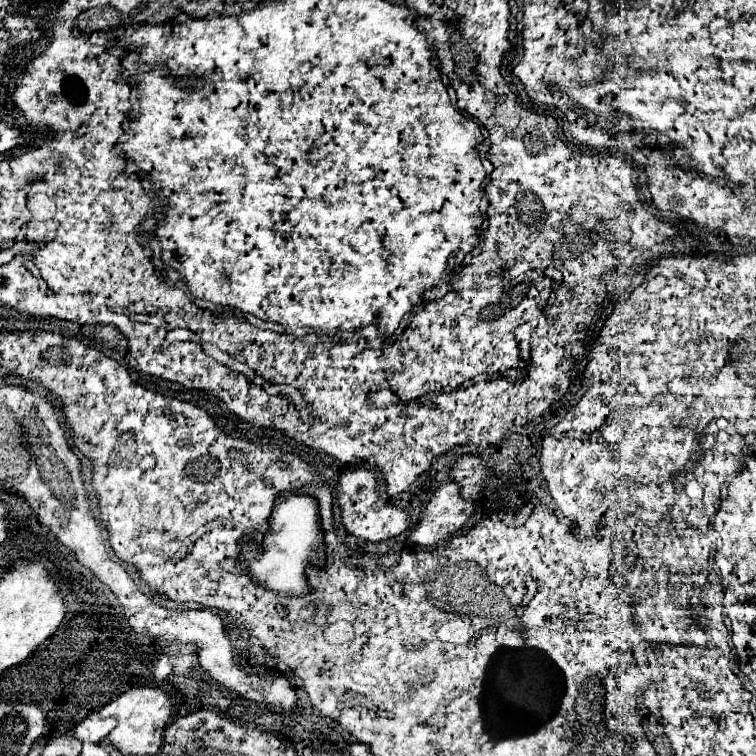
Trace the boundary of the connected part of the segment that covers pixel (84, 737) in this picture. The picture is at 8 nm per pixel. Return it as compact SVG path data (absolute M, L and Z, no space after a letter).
M89 713L85 721L81 721L75 727L75 737L79 741L89 741L89 743L99 743L103 741L109 731L113 729L113 719L101 719L99 713Z

